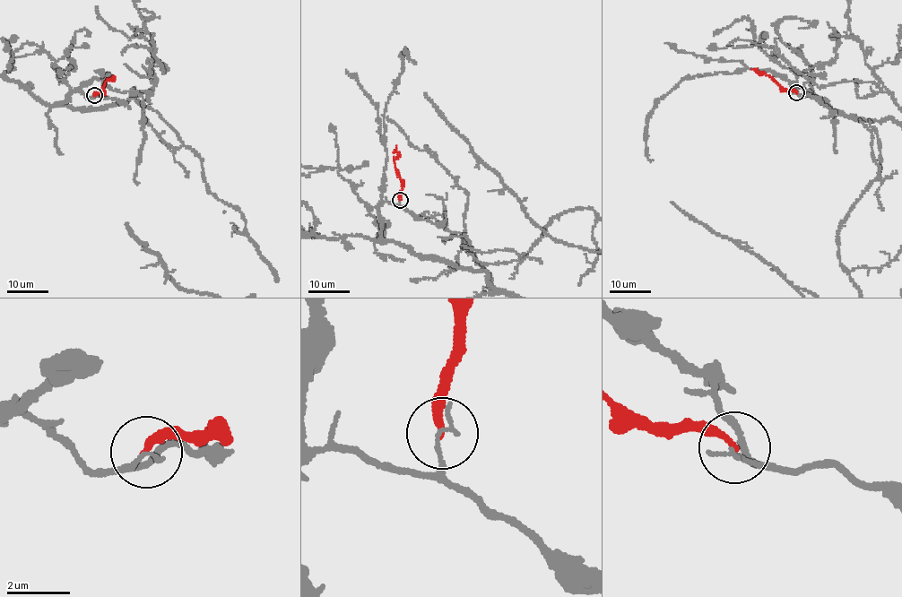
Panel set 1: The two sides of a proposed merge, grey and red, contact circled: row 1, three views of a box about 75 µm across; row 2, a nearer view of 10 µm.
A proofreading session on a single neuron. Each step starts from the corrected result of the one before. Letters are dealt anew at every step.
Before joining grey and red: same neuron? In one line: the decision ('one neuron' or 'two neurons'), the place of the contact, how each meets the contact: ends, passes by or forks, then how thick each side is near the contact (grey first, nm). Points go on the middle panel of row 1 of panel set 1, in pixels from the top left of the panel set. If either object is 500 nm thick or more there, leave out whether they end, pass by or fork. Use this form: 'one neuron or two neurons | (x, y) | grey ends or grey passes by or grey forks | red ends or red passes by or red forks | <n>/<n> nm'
two neurons | (400, 200) | grey ends | red ends | 150/240 nm

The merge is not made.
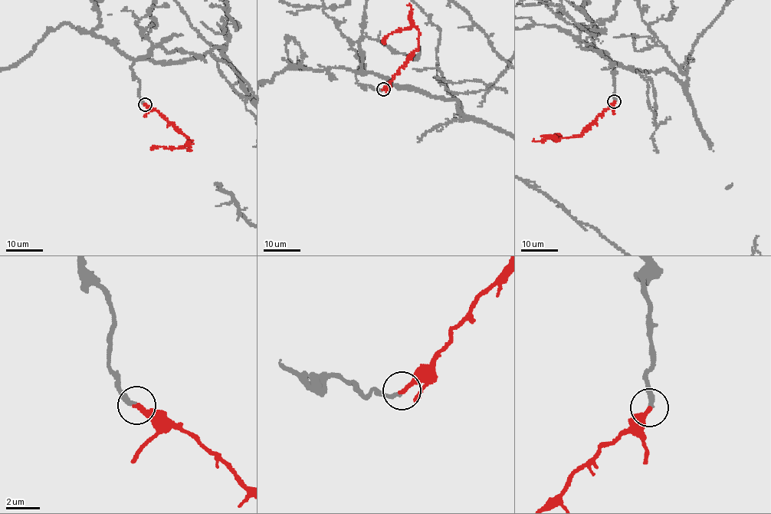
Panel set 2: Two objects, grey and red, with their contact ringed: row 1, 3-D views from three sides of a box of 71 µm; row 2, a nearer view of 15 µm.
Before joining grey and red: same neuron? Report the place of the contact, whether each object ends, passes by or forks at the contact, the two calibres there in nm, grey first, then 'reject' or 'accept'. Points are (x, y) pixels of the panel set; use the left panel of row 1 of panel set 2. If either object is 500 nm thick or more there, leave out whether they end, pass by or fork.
place (145, 104); grey ends; red ends; calibres 260 and 300 nm; accept

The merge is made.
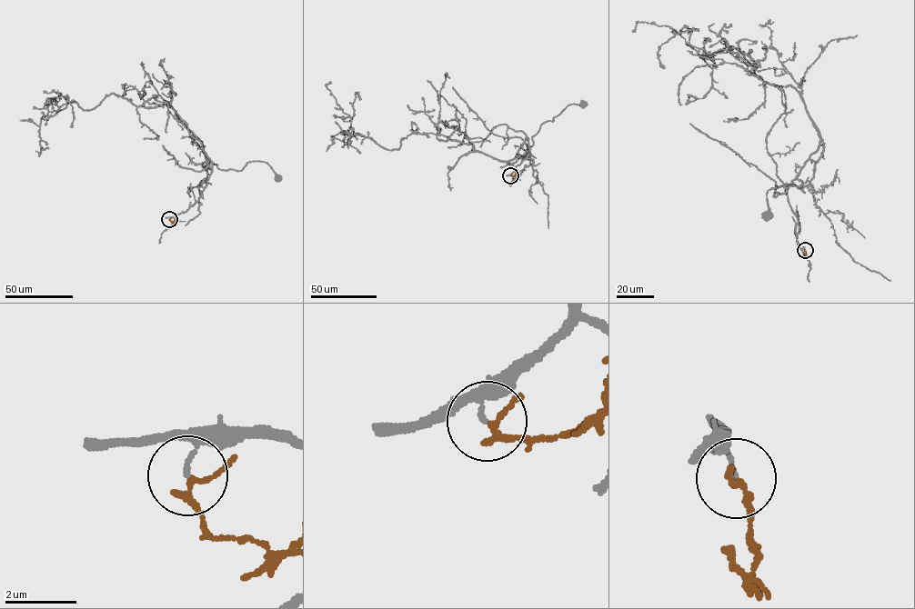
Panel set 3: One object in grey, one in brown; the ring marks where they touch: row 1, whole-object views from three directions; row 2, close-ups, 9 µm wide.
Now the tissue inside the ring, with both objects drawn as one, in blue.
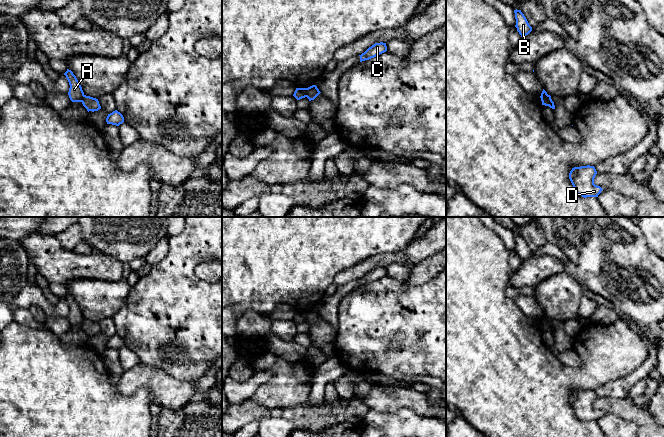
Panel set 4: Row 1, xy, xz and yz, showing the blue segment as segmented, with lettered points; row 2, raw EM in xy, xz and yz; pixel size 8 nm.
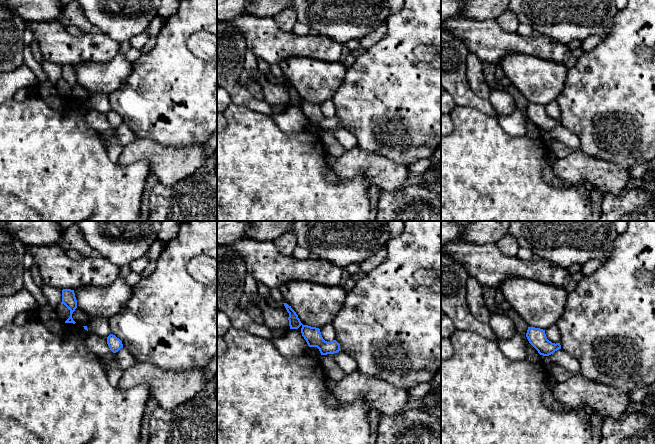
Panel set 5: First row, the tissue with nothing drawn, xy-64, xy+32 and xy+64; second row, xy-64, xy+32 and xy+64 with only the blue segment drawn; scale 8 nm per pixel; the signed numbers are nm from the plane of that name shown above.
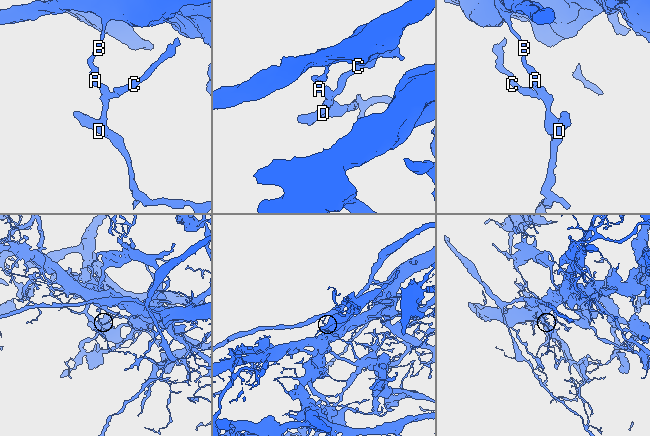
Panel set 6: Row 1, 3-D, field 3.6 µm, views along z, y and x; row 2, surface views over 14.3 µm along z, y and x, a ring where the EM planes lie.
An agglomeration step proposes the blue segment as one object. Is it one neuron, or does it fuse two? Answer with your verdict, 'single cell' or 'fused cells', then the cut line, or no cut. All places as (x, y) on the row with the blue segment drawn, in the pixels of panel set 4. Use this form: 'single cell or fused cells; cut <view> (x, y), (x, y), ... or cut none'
fused cells; cut xz (307, 88), (305, 96)

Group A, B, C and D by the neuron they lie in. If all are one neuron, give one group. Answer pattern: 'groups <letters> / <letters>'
groups A B / C D

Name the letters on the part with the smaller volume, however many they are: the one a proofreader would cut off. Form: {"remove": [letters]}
{"remove": ["A", "B"]}

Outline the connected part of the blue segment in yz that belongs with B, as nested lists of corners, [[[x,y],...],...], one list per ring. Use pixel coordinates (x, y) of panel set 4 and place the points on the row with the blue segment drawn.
[[[514,10],[515,13],[515,19],[516,19],[516,25],[517,31],[521,35],[521,37],[524,37],[528,35],[532,31],[532,27],[529,25],[526,17],[521,12],[521,10]]]

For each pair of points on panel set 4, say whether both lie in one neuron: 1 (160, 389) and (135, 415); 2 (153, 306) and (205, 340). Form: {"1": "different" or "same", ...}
{"1": "different", "2": "same"}

